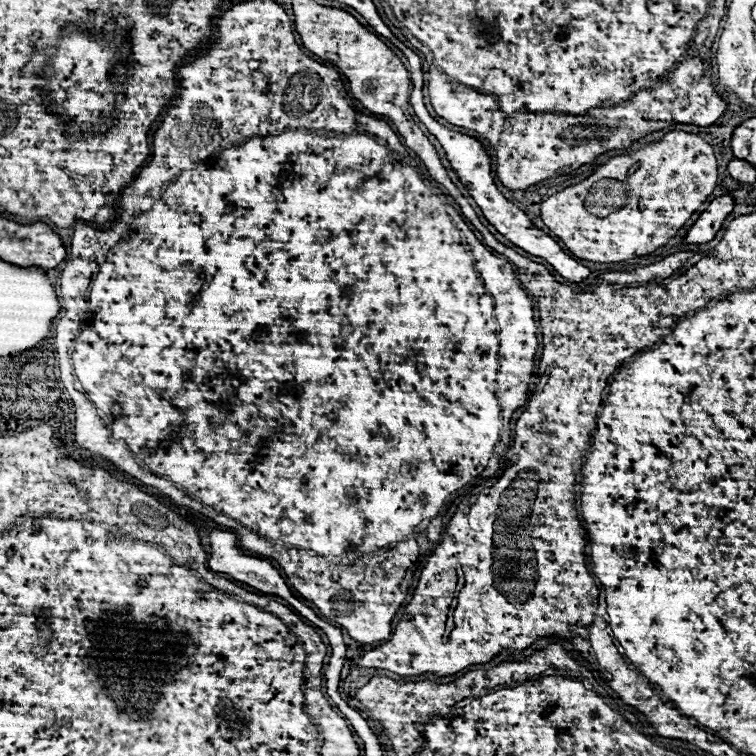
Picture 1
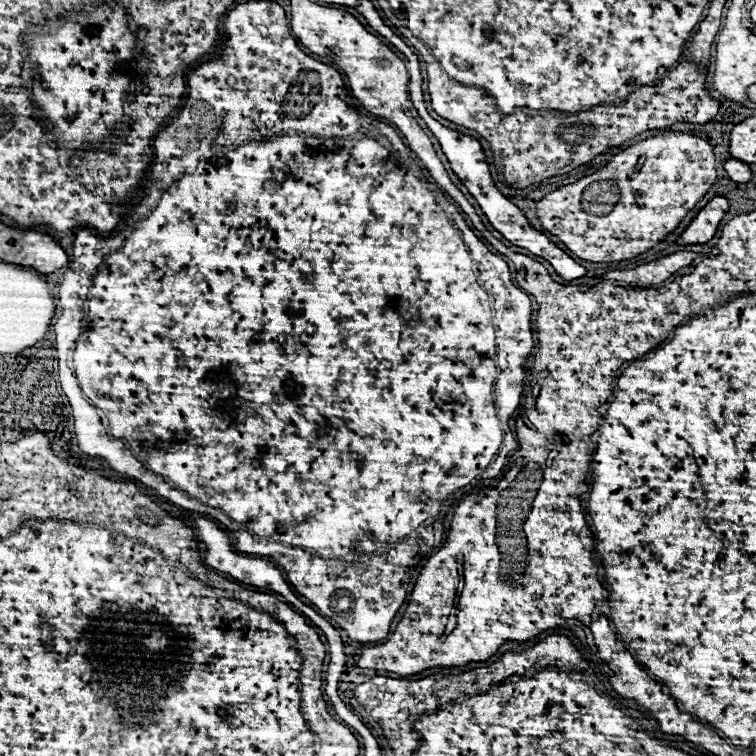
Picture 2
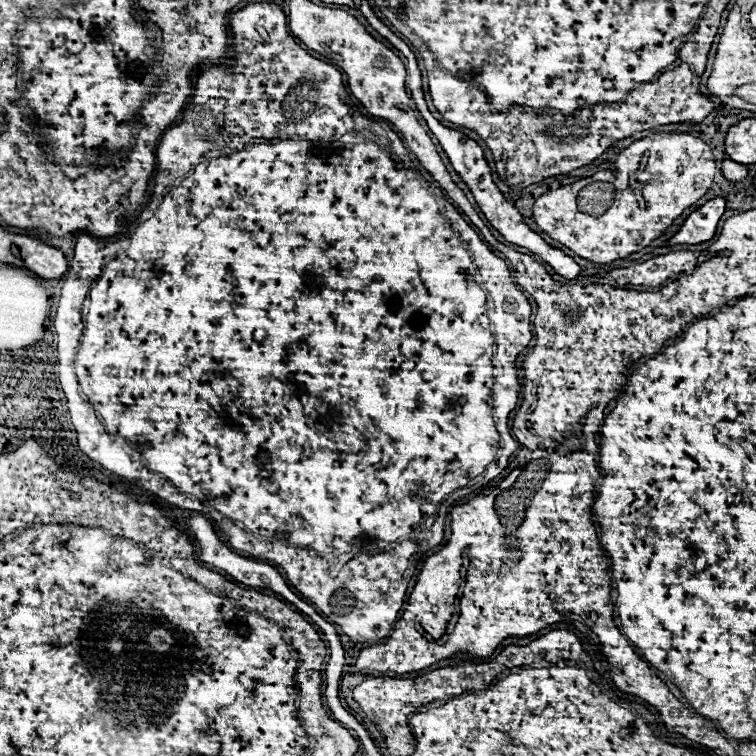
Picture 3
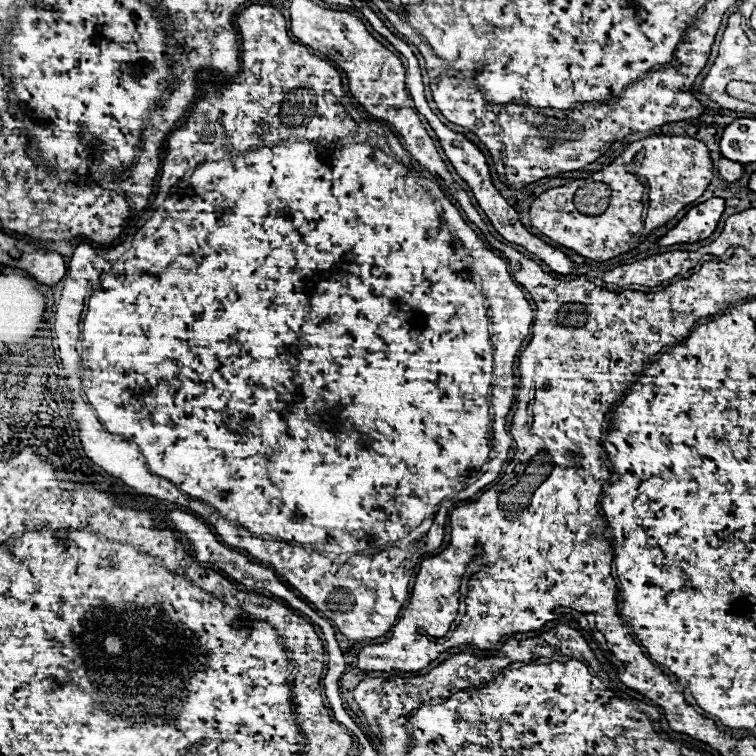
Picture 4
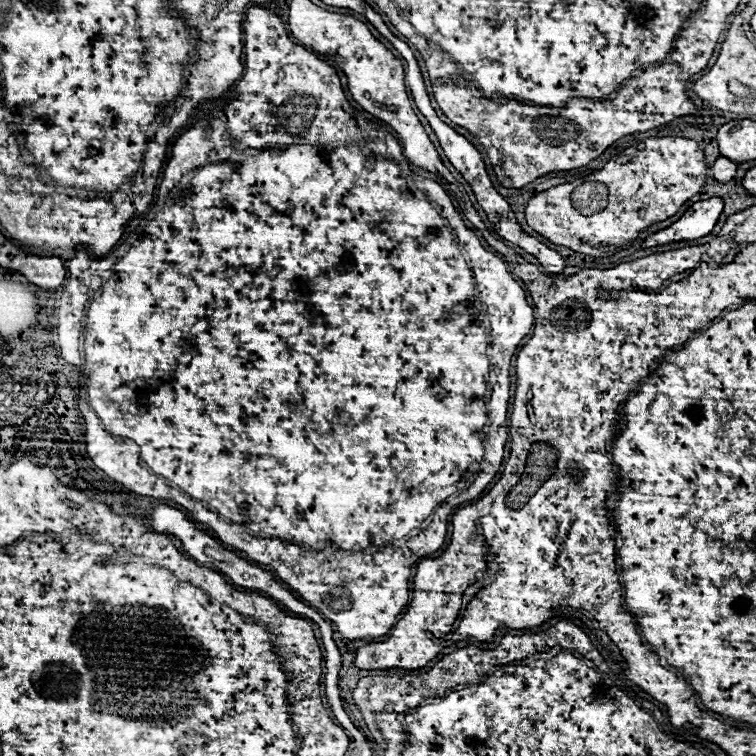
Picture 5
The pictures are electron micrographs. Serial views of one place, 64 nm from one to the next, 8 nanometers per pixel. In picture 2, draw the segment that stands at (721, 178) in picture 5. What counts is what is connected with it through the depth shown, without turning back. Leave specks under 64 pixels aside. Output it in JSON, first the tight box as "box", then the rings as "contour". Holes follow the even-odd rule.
{"box":[724,158,752,182],"contour":[[[730,158],[730,160],[724,162],[724,170],[726,170],[728,178],[734,180],[734,182],[748,182],[752,178],[750,166],[744,164],[744,162],[740,162],[740,160],[734,160],[734,158]]]}

